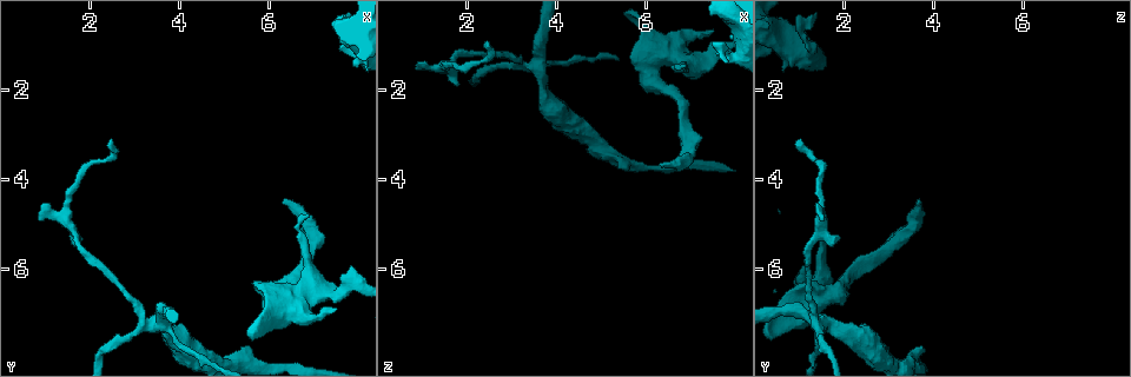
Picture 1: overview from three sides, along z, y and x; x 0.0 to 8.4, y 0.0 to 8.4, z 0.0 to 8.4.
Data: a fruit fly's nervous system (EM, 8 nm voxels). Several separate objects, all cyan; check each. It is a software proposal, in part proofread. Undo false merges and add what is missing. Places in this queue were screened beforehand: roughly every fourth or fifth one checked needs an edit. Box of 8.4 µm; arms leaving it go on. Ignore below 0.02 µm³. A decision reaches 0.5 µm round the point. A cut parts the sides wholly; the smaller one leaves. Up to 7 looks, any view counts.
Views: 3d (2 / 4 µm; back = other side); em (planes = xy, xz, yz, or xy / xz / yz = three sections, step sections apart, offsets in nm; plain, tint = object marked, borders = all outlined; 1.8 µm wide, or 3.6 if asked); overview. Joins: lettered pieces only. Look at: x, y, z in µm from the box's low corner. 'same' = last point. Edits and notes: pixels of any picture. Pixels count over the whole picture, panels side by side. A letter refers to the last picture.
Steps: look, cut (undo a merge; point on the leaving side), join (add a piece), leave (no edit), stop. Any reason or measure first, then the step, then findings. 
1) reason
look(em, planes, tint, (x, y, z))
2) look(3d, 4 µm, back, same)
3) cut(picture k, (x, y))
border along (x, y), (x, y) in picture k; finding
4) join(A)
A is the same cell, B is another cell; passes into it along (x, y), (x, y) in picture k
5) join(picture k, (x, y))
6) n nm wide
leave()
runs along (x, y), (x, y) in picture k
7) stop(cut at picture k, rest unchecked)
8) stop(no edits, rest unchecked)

branch stops here
look(em, planes, borders, (6.35, 4.55, 3.70))

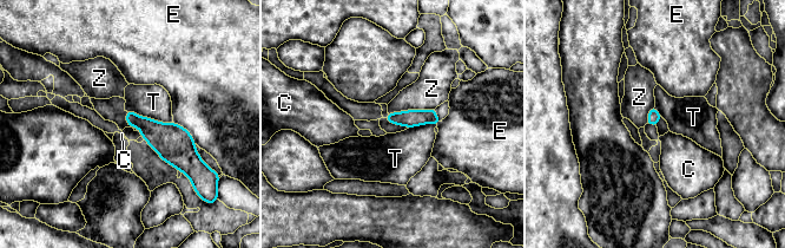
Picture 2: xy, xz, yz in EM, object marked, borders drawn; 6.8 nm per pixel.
leave()
C, E, T and Z are other cells; none of them fits

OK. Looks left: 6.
an open end
look(em, planes, borders, (7.55, 6.90, 0.75))

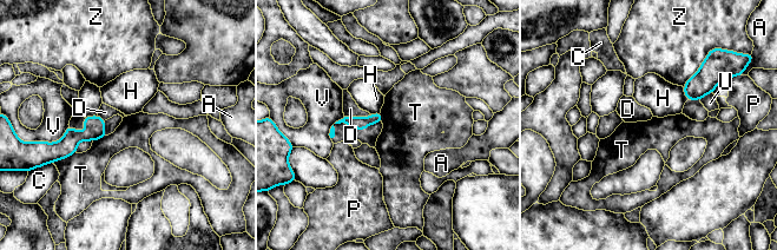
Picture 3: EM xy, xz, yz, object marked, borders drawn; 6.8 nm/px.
leave()
A, C, D, H, P, T, U, V and Z are other cells; no lettered piece goes on from it

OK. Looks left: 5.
an open end
look(3d, 4 µm, (5.50, 7.80, 3.85))

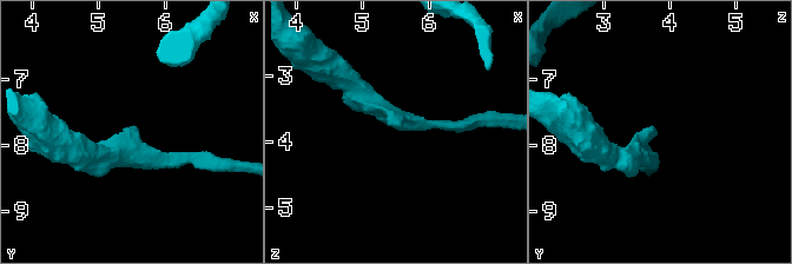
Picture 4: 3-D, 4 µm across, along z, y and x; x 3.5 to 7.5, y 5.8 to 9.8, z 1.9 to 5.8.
shape alone is not enough
look(em, 3.6 µm, planes, plain, (5.55, 7.80, 3.80))

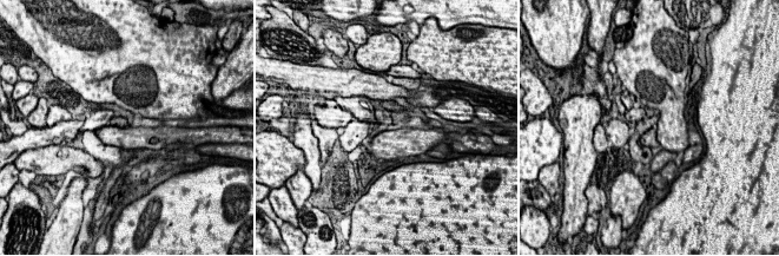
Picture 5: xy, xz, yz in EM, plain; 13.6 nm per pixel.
look(em, 3.6 µm, planes, borders, same)

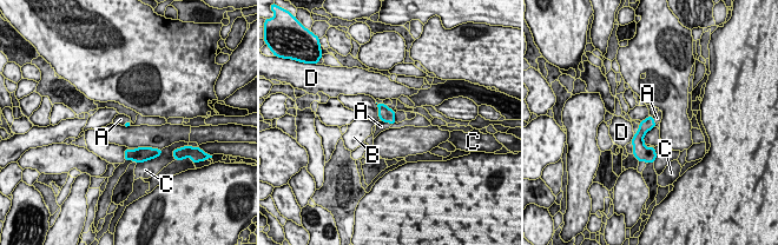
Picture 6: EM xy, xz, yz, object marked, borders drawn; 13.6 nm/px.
join(picture 6, (381, 126))
A is the same cell, B, C and D are other cells; passes into it along (386, 114), (387, 121), (381, 126) in picture 6; it goes on there

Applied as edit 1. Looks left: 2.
stop(join at picture 6, rest unchecked)

